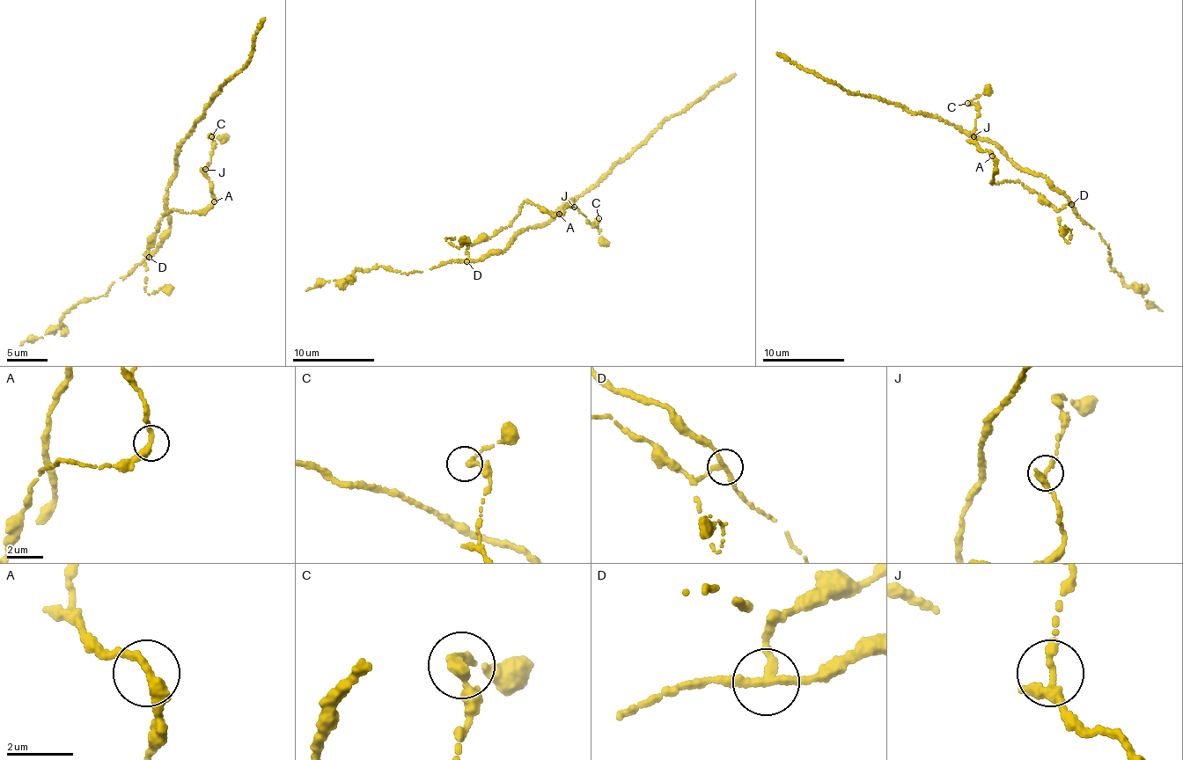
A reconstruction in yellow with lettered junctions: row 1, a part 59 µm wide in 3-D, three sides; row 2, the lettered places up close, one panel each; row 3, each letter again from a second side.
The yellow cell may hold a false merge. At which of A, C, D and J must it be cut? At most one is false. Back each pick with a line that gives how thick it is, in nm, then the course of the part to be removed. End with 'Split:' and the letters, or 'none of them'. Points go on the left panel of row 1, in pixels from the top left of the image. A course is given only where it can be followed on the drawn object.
D: 240 nm thick; foreign part runs (149, 257), (167, 236), (171, 223), (164, 205), (177, 168), (181, 143), (222, 86), (247, 65), (265, 18)
Split: D

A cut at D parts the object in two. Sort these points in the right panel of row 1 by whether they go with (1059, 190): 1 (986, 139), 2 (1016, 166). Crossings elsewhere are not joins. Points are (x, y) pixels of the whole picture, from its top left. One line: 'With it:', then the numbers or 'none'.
With it: 1, 2

